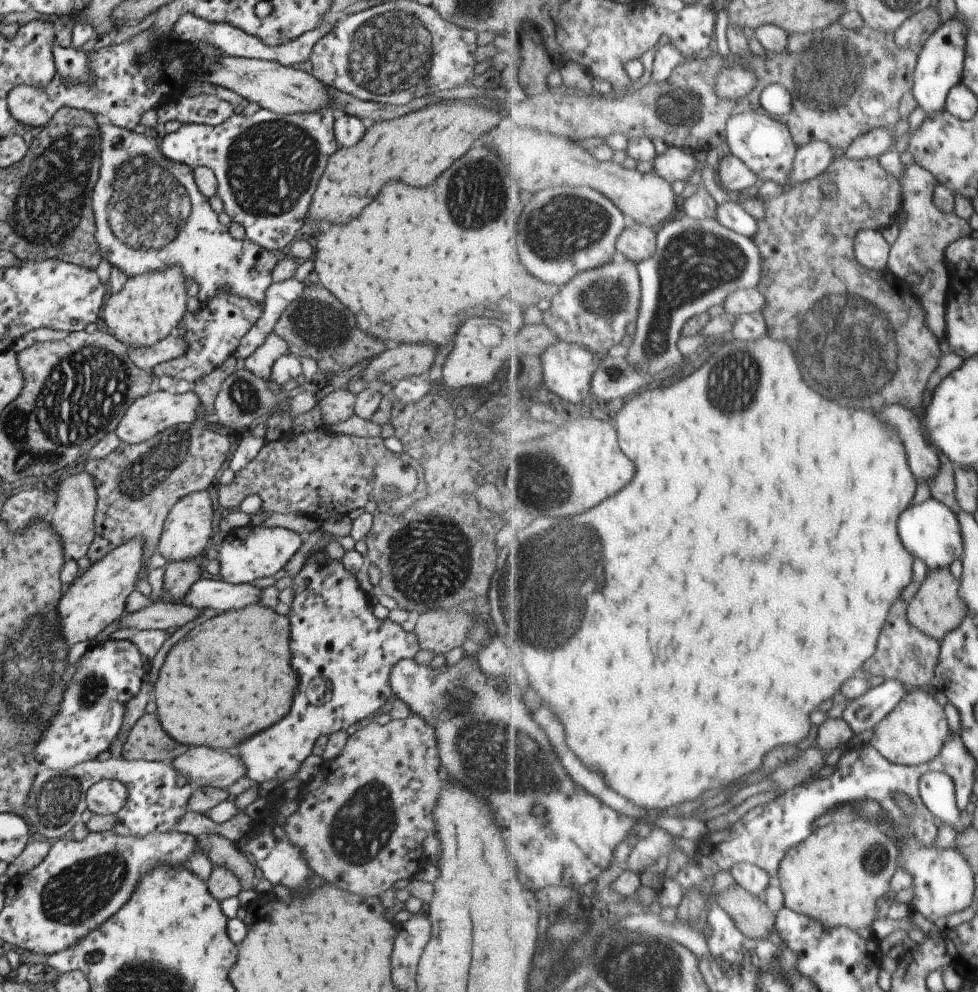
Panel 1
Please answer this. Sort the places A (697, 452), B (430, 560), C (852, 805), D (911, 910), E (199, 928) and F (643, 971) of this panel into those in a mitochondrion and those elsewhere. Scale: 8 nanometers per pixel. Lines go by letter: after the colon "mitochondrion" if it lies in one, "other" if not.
A: other
B: mitochondrion
C: other
D: other
E: other
F: mitochondrion

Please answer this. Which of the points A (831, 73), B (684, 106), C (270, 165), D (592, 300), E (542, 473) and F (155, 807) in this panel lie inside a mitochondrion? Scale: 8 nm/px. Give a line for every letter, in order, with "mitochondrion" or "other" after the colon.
A: mitochondrion
B: mitochondrion
C: mitochondrion
D: mitochondrion
E: mitochondrion
F: other

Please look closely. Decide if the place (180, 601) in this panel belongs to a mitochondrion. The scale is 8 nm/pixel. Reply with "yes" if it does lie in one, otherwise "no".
no

